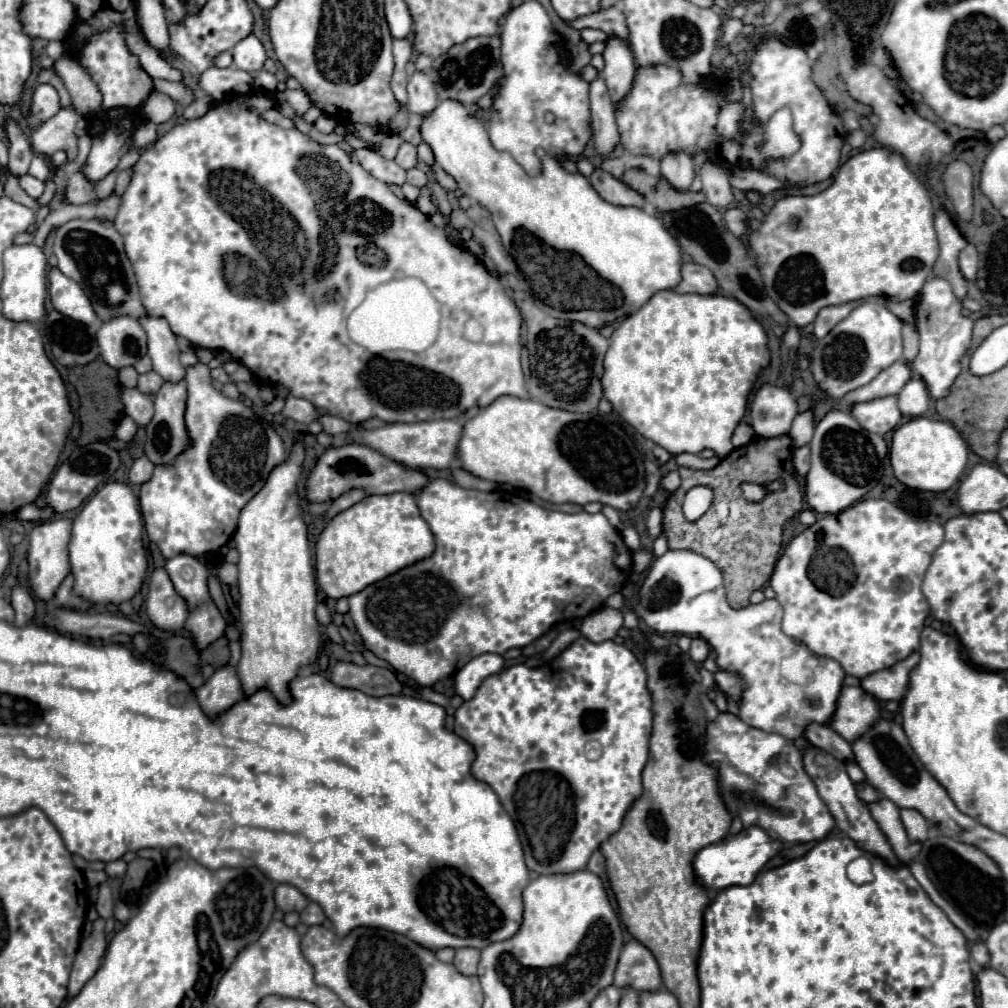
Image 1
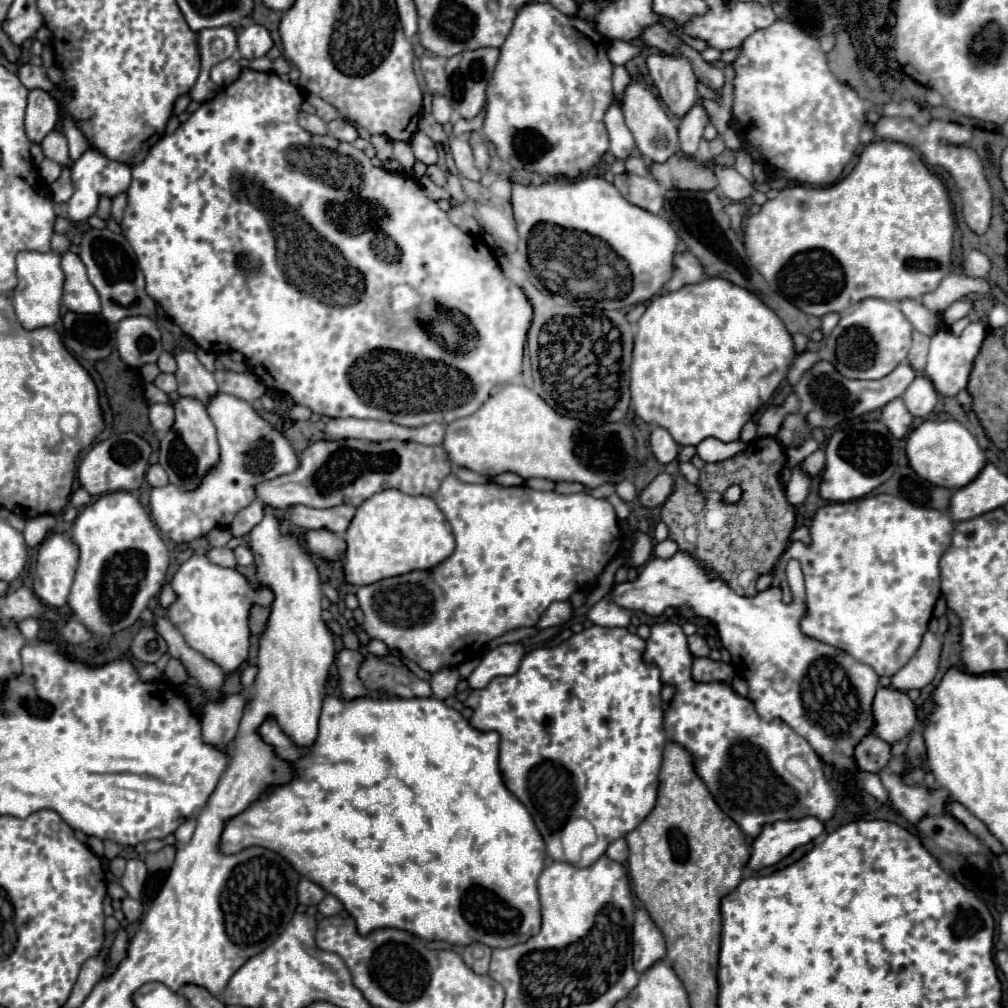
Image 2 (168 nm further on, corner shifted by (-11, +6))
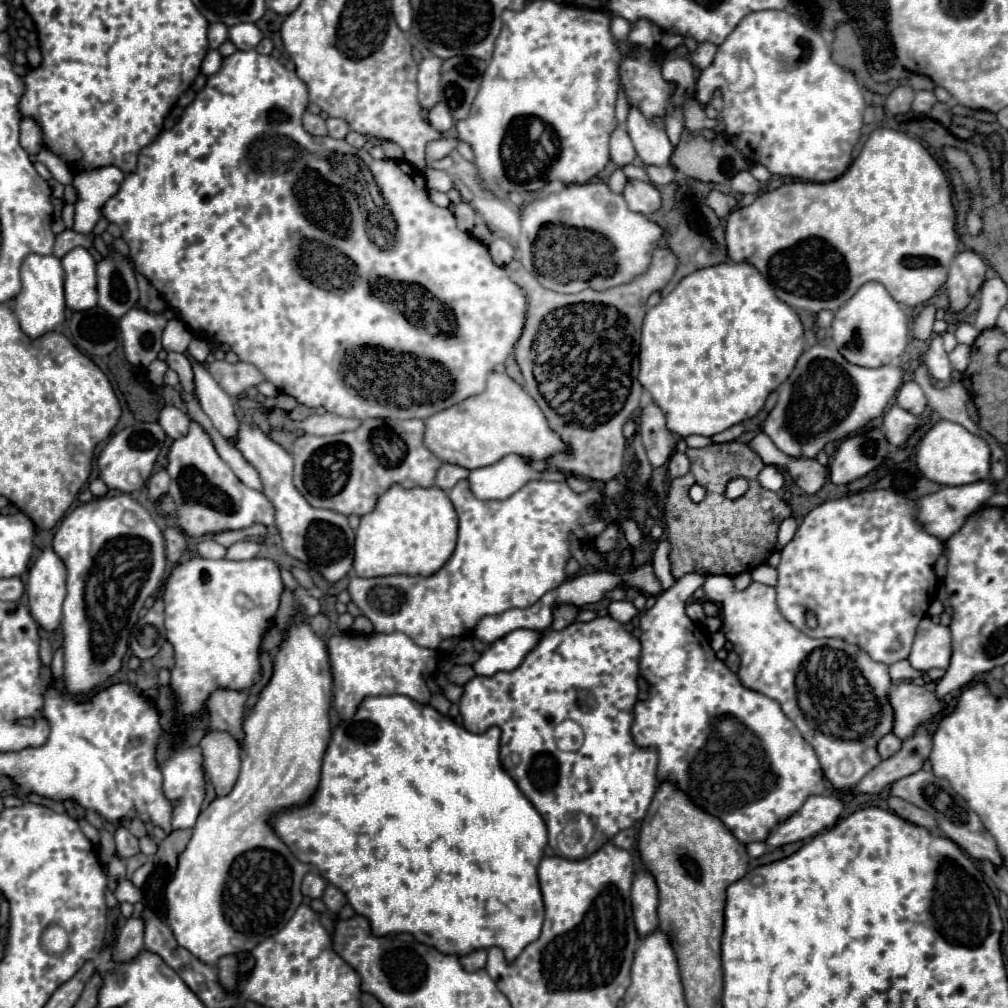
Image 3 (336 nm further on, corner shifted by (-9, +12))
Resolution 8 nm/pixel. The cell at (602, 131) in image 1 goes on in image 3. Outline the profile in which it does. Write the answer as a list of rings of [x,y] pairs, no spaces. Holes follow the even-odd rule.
[[[618,126],[610,136],[610,160],[618,168],[624,168],[624,164],[632,164],[634,158],[636,158],[636,150],[632,146],[632,140],[626,134],[626,130]]]

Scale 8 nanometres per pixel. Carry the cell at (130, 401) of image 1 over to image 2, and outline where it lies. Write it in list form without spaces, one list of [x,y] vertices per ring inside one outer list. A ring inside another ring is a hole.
[[[152,404],[150,406],[150,424],[154,430],[166,434],[174,422],[174,410],[170,404]]]

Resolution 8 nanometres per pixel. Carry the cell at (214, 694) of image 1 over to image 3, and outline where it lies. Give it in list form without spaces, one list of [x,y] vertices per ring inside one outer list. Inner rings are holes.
[[[210,732],[202,742],[204,768],[214,784],[216,796],[226,796],[240,772],[240,746],[226,732]]]

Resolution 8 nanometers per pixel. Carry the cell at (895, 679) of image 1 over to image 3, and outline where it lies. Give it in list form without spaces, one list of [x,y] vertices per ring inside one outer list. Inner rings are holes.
[[[928,616],[922,618],[914,638],[912,652],[908,656],[910,664],[920,672],[928,672],[932,668],[944,670],[950,664],[950,656],[952,656],[950,628],[934,624],[932,620],[928,620]]]

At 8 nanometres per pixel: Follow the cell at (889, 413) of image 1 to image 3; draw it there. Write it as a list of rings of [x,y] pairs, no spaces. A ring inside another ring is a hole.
[[[892,406],[884,414],[884,430],[892,446],[902,446],[916,428],[918,428],[918,418],[902,410],[900,406]]]

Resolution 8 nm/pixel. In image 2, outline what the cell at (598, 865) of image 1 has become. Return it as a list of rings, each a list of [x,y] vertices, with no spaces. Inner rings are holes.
[[[624,838],[614,840],[614,842],[608,846],[606,856],[608,856],[610,860],[614,860],[614,862],[624,864],[624,862],[628,860],[628,844],[626,844],[626,840],[624,840]]]

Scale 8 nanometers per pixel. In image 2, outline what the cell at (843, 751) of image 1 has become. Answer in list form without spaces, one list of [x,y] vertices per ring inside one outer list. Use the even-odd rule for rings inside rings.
[[[868,734],[858,746],[854,746],[854,760],[862,772],[878,772],[886,768],[890,760],[890,744]]]

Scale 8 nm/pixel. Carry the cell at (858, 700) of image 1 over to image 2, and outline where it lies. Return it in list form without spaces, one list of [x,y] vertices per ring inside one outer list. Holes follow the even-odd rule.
[[[878,688],[874,696],[874,730],[872,734],[892,744],[904,738],[916,724],[914,702],[894,688]]]

